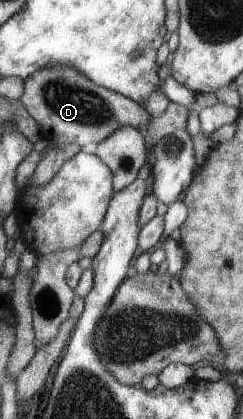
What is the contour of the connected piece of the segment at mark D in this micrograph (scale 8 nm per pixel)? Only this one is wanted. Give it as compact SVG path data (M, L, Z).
M58 64L36 71L28 77L19 100L39 123L47 140L55 145L77 144L81 151L88 154L95 153L96 147L120 127L131 126L139 130L147 126L152 118L140 103L99 87L76 70Z

